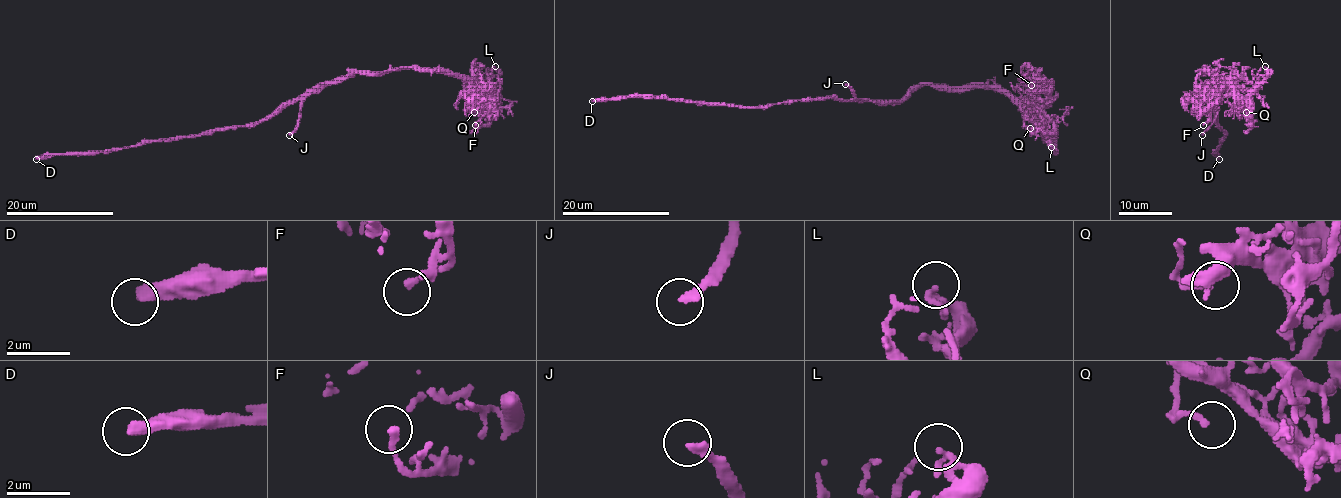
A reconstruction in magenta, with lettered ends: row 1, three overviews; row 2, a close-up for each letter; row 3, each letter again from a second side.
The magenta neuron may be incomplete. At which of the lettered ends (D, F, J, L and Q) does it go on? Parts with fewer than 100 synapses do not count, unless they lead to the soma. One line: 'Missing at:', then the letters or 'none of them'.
Missing at: D, J

